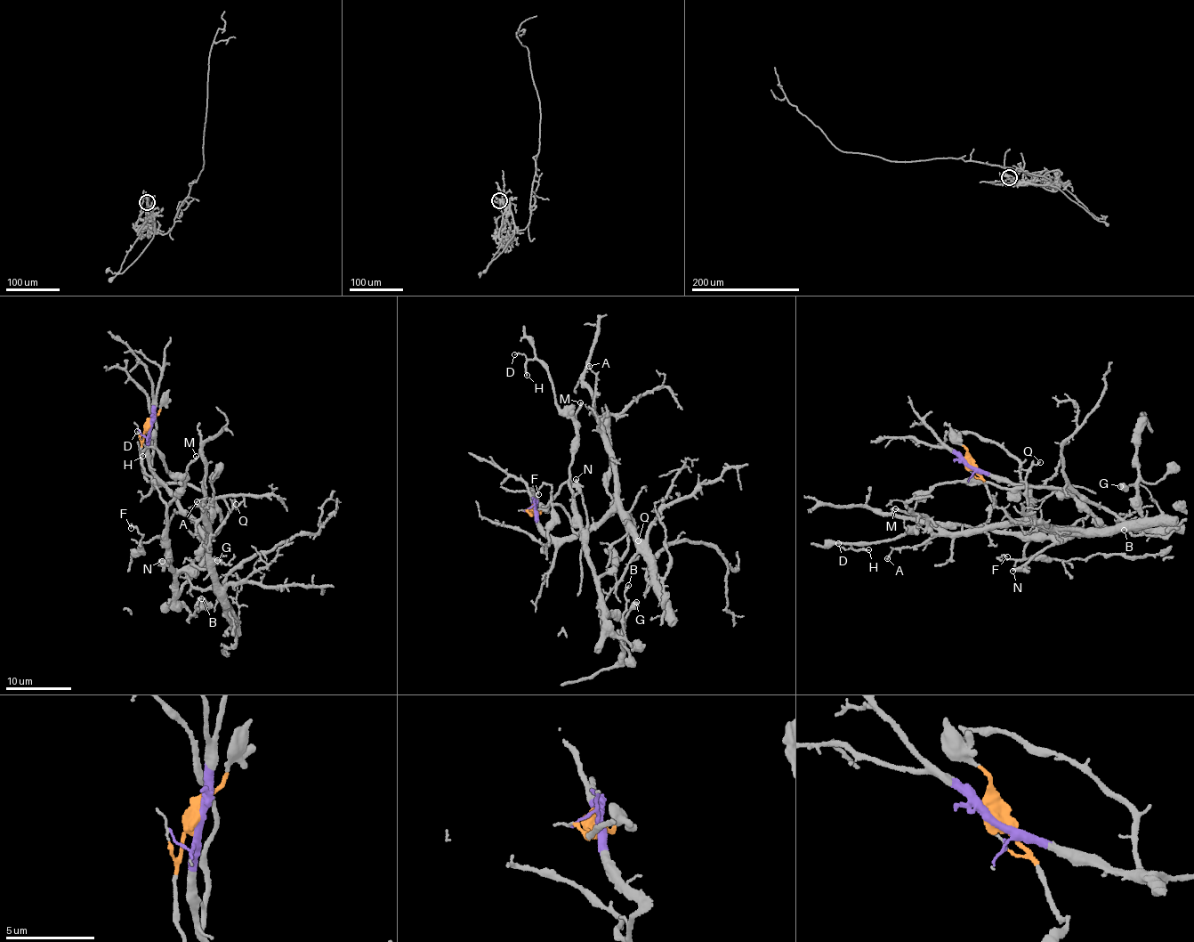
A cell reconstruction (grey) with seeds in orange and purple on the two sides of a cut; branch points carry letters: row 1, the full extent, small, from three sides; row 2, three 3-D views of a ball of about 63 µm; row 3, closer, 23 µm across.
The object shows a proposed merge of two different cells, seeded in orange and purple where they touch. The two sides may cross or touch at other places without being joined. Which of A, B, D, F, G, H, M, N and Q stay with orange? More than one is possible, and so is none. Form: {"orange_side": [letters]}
{"orange_side": ["B", "D", "F", "G", "H", "M", "N"]}

